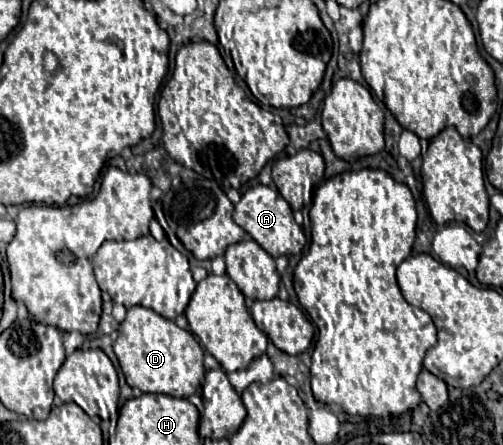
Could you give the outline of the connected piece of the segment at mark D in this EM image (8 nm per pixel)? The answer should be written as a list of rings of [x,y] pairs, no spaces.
[[[140,305],[130,307],[126,319],[120,323],[114,353],[120,361],[126,383],[130,387],[138,387],[142,393],[190,397],[198,391],[206,373],[202,365],[204,351],[200,351],[196,337],[190,331],[180,329],[174,321]]]

